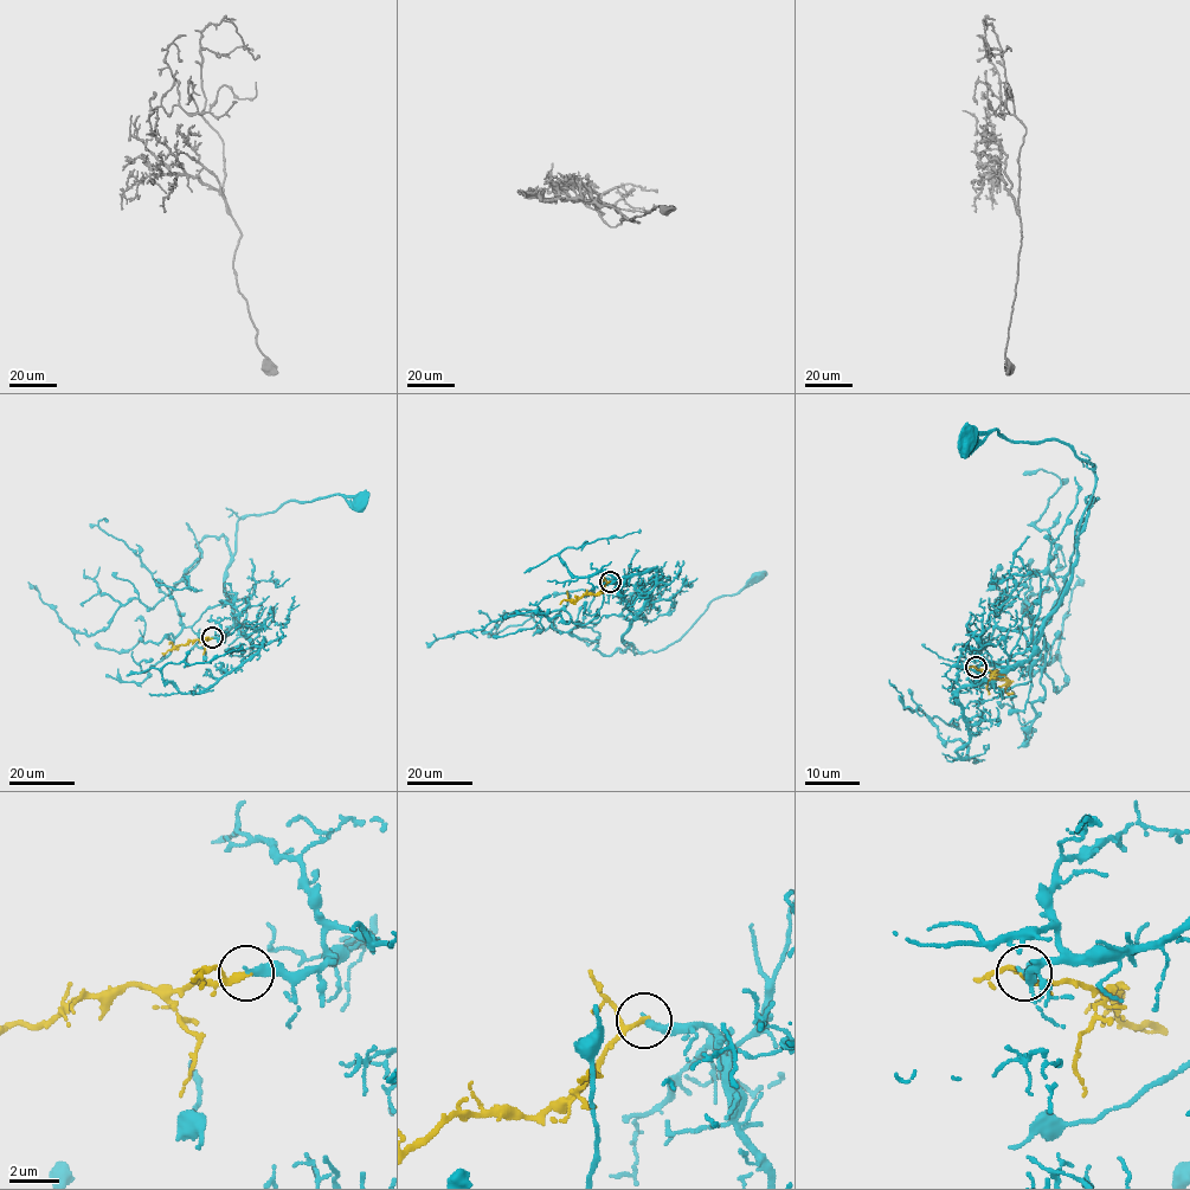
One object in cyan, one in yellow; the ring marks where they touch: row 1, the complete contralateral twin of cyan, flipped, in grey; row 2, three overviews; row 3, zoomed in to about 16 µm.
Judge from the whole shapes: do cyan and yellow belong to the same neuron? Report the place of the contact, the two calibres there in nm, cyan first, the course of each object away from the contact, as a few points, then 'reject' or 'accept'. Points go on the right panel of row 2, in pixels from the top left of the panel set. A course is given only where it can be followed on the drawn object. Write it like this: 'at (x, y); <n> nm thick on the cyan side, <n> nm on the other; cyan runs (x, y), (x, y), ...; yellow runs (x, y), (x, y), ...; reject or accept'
at (976, 667); 320 nm thick on the cyan side, 130 nm on the other; cyan runs (976, 668), (1036, 645), (1070, 578), (1095, 474), (1057, 441), (1011, 442), (995, 430), (969, 443); yellow runs (976, 668), (996, 670), (996, 676), (1007, 682), (1005, 692), (1012, 692); accept

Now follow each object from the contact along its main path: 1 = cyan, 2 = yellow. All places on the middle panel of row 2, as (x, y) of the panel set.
1: (609, 581), (621, 585), (634, 618), (623, 639), (636, 654), (666, 649), (713, 599), (738, 593), (758, 578)
2: (609, 581), (599, 592), (585, 594), (576, 600), (564, 599), (560, 604)

